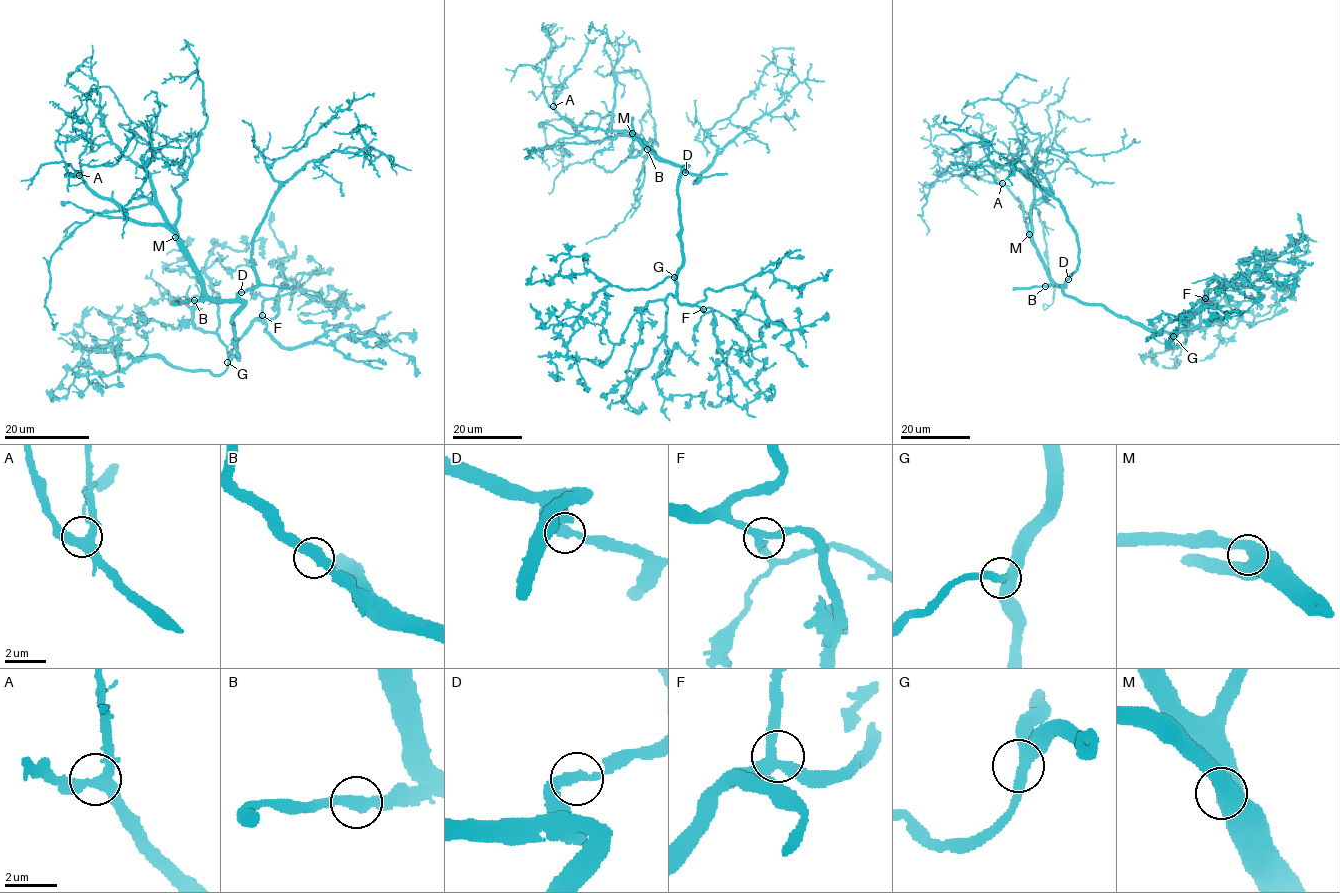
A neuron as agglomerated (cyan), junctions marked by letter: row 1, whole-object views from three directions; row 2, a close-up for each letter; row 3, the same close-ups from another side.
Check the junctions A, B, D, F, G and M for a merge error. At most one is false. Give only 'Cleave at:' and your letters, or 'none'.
Cleave at: none

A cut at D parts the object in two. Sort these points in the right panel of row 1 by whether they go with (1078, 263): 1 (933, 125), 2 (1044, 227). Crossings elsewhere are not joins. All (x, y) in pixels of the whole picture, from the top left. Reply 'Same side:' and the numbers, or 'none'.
Same side: none

